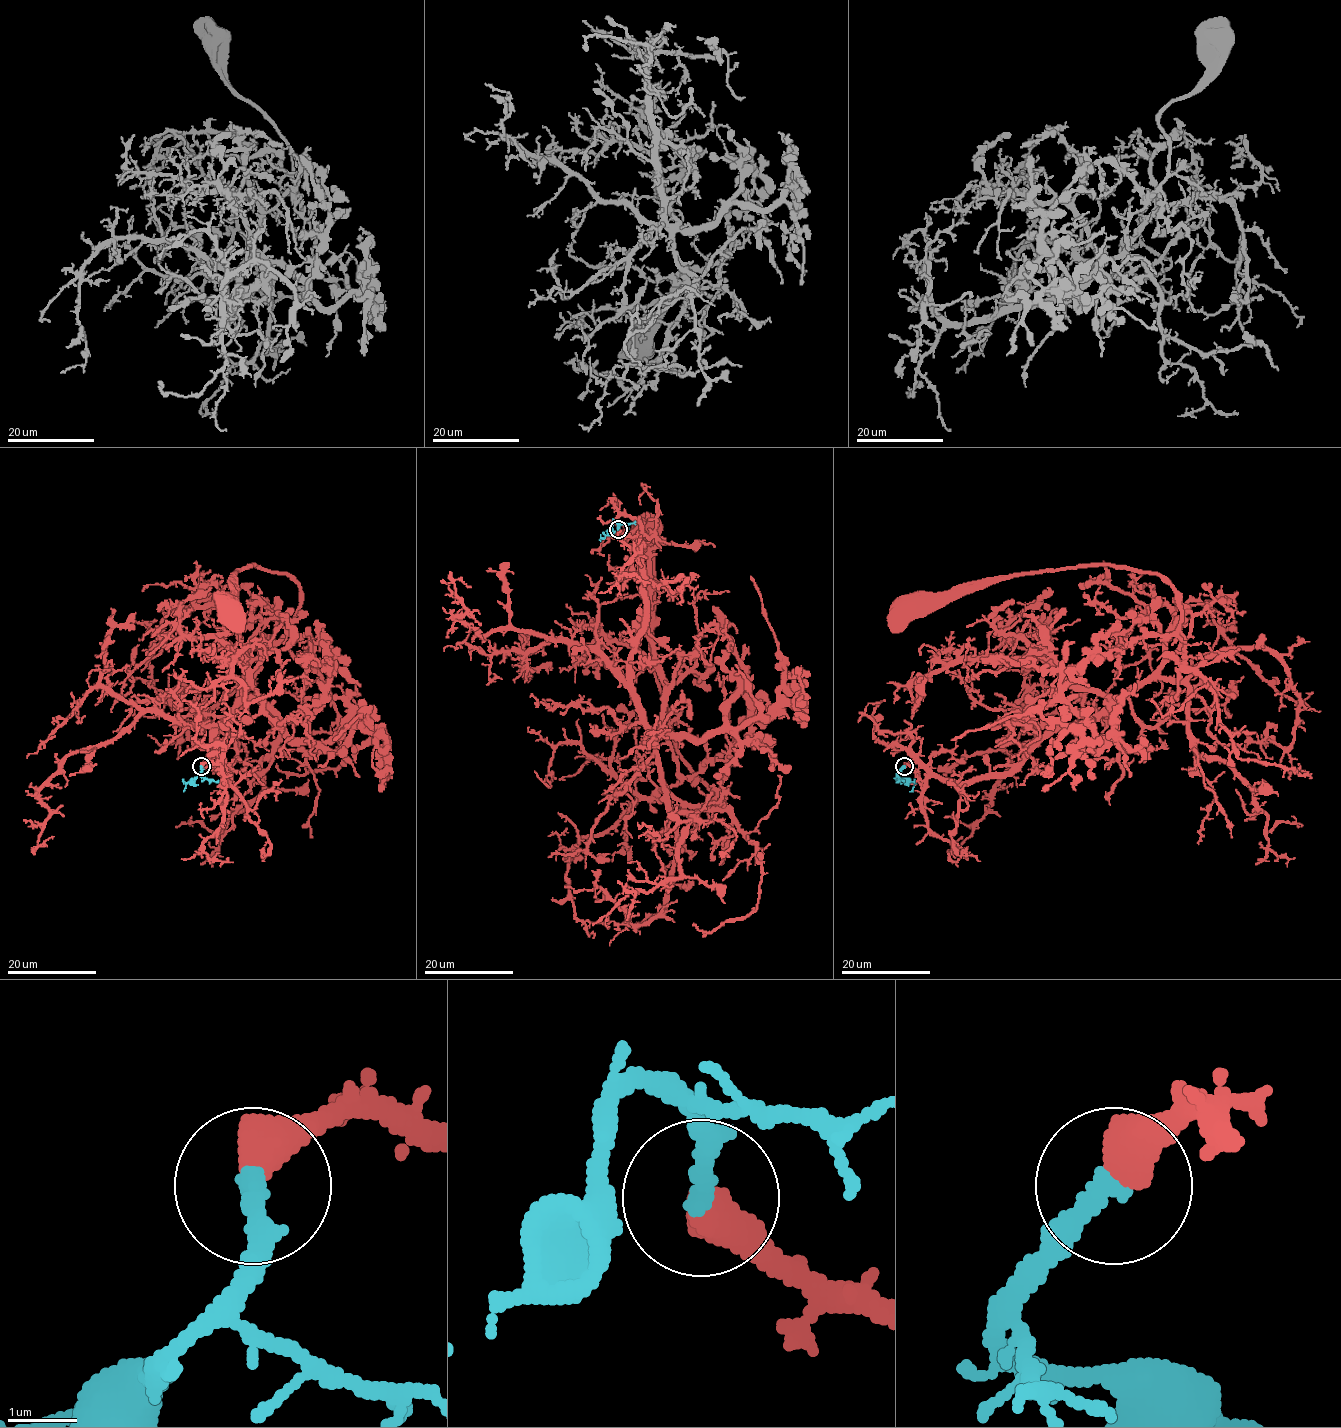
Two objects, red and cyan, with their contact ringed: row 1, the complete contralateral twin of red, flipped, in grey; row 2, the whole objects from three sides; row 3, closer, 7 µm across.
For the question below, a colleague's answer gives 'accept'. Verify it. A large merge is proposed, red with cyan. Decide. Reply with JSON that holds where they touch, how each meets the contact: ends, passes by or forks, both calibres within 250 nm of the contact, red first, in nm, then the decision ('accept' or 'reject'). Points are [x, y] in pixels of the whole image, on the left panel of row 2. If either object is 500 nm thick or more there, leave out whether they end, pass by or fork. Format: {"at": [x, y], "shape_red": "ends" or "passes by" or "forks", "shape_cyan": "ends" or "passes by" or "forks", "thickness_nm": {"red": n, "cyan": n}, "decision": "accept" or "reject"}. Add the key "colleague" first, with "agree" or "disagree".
{"colleague": "agree", "at": [201, 766], "thickness_nm": {"red": 550, "cyan": 340}, "decision": "accept"}

